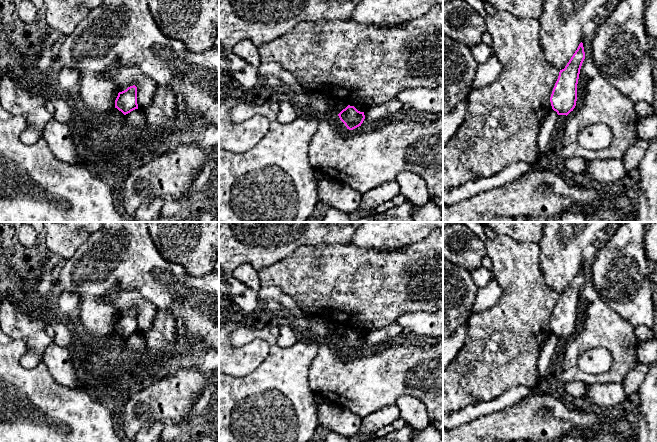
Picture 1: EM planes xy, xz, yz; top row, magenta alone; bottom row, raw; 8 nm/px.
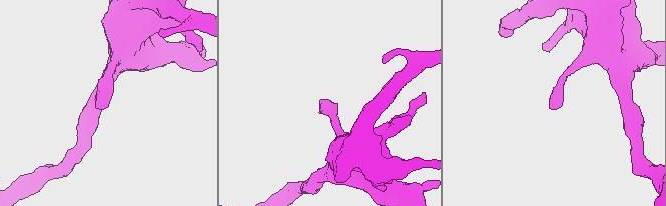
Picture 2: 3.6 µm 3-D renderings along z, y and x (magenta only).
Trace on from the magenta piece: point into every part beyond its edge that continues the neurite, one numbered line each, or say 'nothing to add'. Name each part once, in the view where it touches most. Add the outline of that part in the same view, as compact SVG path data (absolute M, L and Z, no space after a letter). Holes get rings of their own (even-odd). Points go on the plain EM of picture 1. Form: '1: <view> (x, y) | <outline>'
nothing to add

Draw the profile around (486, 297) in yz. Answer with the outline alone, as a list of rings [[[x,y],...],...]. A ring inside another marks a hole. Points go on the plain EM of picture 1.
[[[494,280],[488,283],[487,286],[479,288],[475,302],[473,304],[472,313],[484,311],[495,305],[502,294],[502,289]]]

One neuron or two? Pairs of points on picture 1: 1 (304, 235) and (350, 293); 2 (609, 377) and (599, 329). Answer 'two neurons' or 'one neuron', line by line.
1: two neurons
2: one neuron

